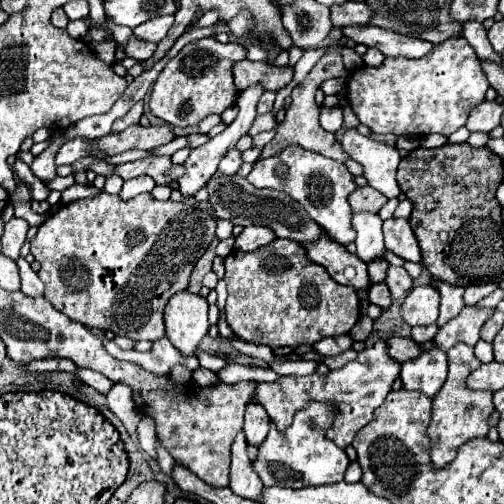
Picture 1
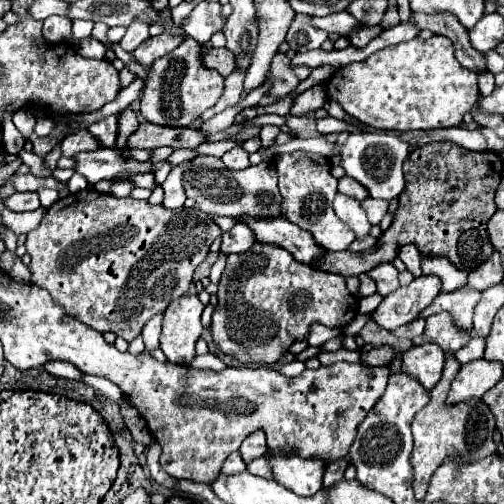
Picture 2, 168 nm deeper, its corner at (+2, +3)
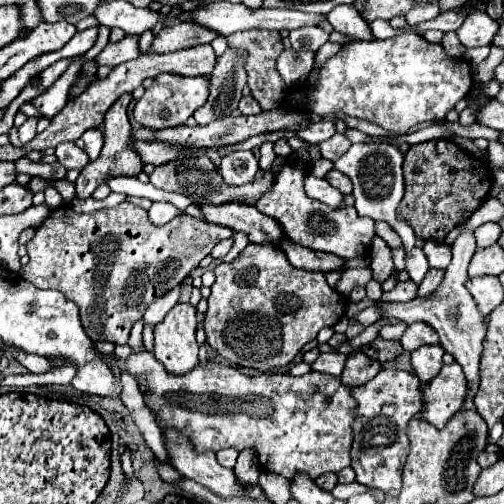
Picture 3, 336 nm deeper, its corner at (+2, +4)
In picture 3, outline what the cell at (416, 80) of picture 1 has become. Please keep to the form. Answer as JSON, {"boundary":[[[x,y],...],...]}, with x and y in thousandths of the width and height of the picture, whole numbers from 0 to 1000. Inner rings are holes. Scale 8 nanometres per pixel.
{"boundary":[[[788,67],[768,79],[732,79],[732,83],[700,83],[688,87],[681,99],[673,99],[661,115],[645,123],[637,135],[637,155],[617,190],[605,190],[597,179],[577,183],[585,194],[581,214],[589,218],[617,218],[629,230],[685,222],[692,230],[744,242],[756,254],[764,254],[772,266],[792,270],[808,266],[827,246],[851,242],[851,238],[883,238],[887,222],[903,214],[903,206],[931,190],[938,175],[938,151],[935,131],[919,115],[895,115],[883,107],[875,87],[847,83],[831,67]]]}

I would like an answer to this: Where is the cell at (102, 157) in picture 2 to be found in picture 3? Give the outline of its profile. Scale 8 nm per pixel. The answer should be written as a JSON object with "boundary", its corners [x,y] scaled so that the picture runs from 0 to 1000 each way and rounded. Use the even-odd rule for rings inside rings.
{"boundary":[[[145,282],[117,286],[109,294],[109,310],[133,337],[165,337],[177,325],[177,310],[169,310],[169,302],[161,302],[161,294],[153,294]]]}

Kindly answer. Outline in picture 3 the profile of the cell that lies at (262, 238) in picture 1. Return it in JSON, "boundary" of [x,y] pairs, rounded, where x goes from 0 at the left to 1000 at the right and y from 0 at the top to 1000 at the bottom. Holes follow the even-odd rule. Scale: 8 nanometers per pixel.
{"boundary":[[[446,472],[446,476],[438,476],[423,496],[419,496],[419,508],[427,512],[427,516],[438,516],[454,496],[458,496],[458,488],[462,488],[462,472]]]}

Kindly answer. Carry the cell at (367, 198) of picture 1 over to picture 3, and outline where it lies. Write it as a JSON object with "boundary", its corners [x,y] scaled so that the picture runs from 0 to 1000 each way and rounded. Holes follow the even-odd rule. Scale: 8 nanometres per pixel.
{"boundary":[[[657,337],[653,345],[649,345],[649,357],[653,357],[653,365],[661,365],[669,377],[677,377],[681,385],[696,385],[700,381],[700,365],[696,365],[696,357],[681,345],[681,341],[673,341],[673,337]]]}

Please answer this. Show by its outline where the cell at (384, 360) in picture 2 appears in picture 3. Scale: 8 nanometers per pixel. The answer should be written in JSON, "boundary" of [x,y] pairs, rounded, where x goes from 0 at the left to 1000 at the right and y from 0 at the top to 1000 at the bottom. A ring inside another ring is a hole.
{"boundary":[[[700,698],[688,710],[685,734],[677,742],[677,754],[692,766],[716,766],[724,758],[732,758],[748,738],[756,734],[756,718],[732,710],[720,698]]]}

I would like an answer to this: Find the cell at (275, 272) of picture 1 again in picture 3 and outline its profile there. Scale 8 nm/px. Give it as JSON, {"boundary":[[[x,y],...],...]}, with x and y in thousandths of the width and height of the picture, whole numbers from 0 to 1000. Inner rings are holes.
{"boundary":[[[490,484],[490,492],[454,524],[438,520],[431,532],[427,532],[427,563],[419,567],[419,587],[415,587],[415,615],[407,619],[407,659],[411,659],[411,679],[419,683],[423,694],[431,694],[435,706],[442,706],[446,714],[454,714],[458,722],[466,726],[494,726],[494,730],[506,730],[514,738],[534,738],[542,730],[558,730],[558,726],[569,726],[573,718],[581,718],[581,710],[597,698],[597,690],[613,679],[613,675],[625,675],[633,655],[645,651],[645,647],[665,647],[688,619],[688,591],[677,587],[665,571],[657,571],[645,556],[645,544],[637,540],[609,540],[609,536],[593,536],[593,532],[581,532],[565,508],[565,500],[558,500],[558,492],[550,488],[534,488],[534,484]]]}

